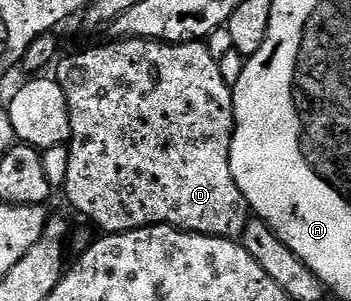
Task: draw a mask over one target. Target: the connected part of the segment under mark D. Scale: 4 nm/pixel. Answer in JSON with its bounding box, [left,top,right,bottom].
[55,37,250,238]

